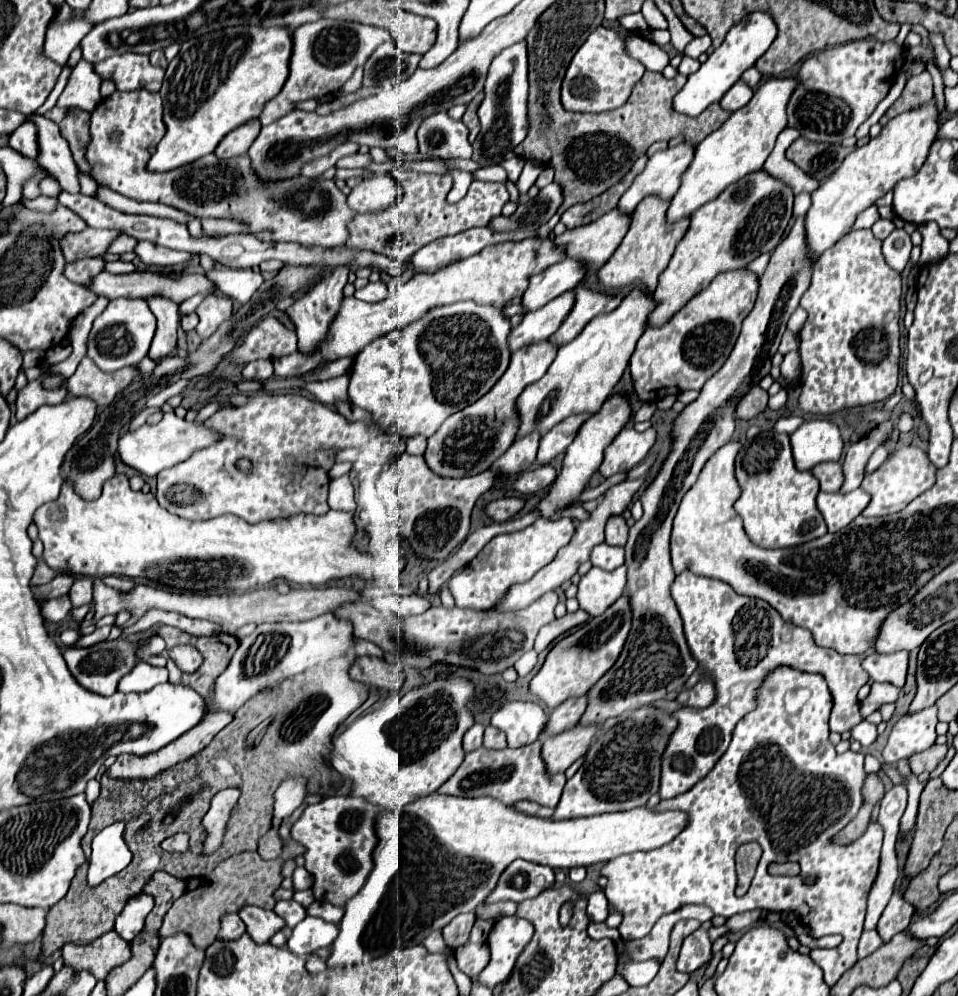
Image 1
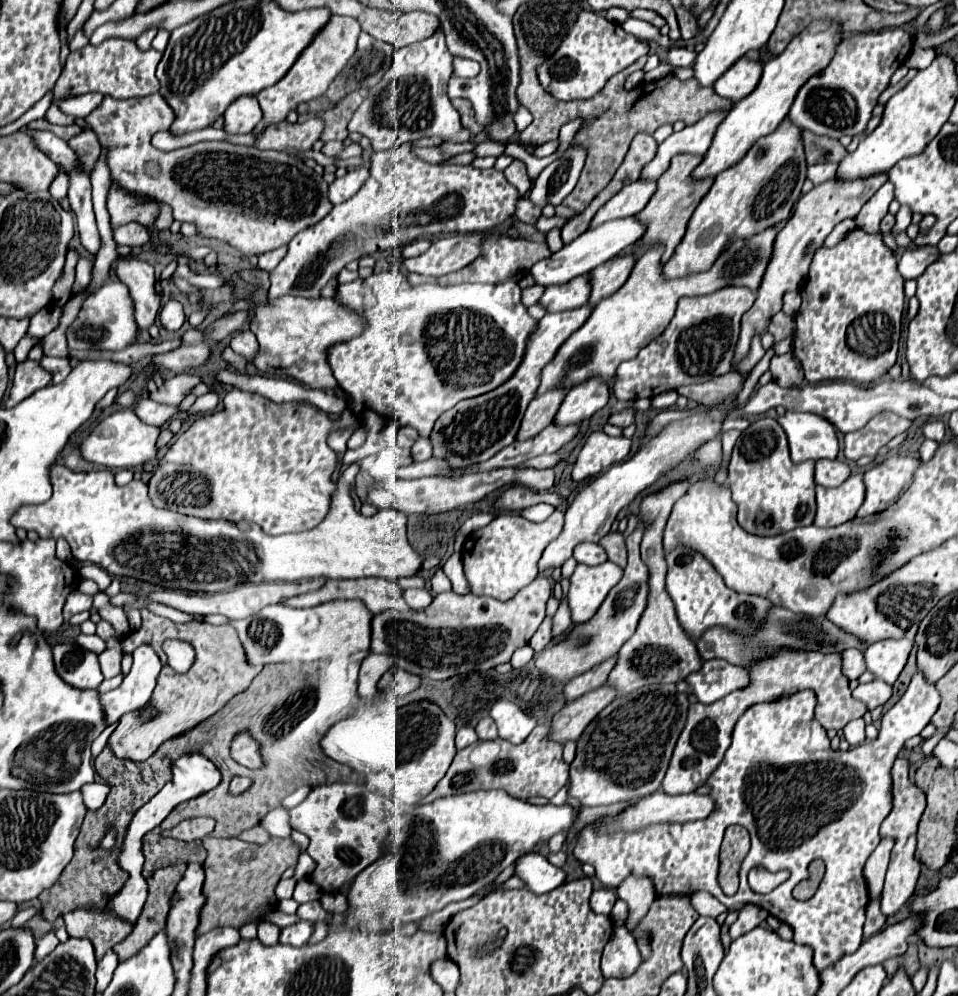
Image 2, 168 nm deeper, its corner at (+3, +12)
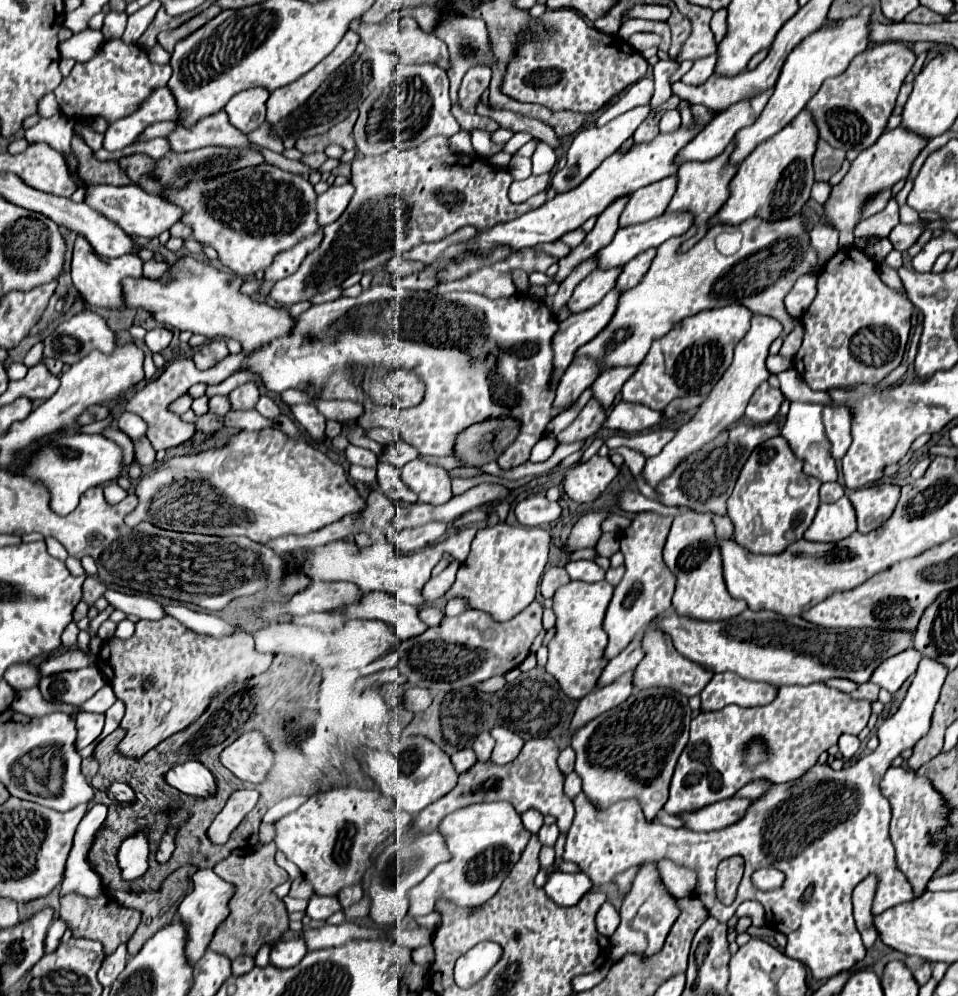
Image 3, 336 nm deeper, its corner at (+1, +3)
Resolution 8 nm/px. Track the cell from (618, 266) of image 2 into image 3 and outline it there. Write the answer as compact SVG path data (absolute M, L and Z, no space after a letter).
M647 250L643 254L635 256L635 260L627 262L621 268L621 274L619 274L617 282L615 282L615 290L623 292L623 290L629 290L635 284L639 284L639 280L643 278L643 274L649 270L649 264L651 264L653 258L655 258L655 250Z

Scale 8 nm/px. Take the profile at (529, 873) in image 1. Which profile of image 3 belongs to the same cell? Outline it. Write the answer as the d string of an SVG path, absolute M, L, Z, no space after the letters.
M553 870L543 886L545 894L559 906L573 906L581 900L583 894L591 890L591 880L587 874L565 874L561 870Z

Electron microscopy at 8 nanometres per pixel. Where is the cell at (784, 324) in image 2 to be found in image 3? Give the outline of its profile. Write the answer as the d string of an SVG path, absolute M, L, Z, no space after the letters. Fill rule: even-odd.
M755 218L739 226L713 226L691 250L677 254L677 248L685 238L687 234L671 238L657 248L657 256L653 258L643 280L635 288L621 294L611 322L593 340L583 344L575 352L575 358L589 356L601 366L601 370L637 366L643 362L653 340L665 336L679 320L701 310L727 304L747 306L747 302L763 302L765 314L783 324L781 336L785 338L791 332L797 320L783 310L783 298L801 274L819 268L803 218L787 218L779 222L763 222ZM731 230L743 232L743 244L737 254L723 256L715 248L715 238L719 232Z

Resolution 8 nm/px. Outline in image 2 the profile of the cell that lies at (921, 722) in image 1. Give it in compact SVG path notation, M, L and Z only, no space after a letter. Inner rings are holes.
M917 671L903 693L903 697L881 717L879 737L875 741L865 741L849 751L833 751L829 745L829 737L825 729L813 719L815 699L813 691L799 691L789 699L777 703L759 703L753 705L735 725L731 747L725 753L723 763L709 777L707 785L711 787L711 797L717 803L717 811L709 815L709 819L693 821L693 823L659 823L637 829L633 833L617 831L617 833L601 833L593 825L585 827L575 843L573 855L581 863L589 863L595 867L595 877L603 881L605 887L617 887L625 877L649 877L657 893L671 895L681 893L689 895L695 891L707 891L715 899L719 899L725 907L733 907L737 903L753 903L763 907L769 915L787 923L793 929L793 941L799 945L809 945L815 951L813 965L817 971L835 963L841 955L855 953L863 941L863 923L865 923L865 907L867 907L867 885L861 875L865 861L879 845L881 835L879 827L883 819L891 811L891 783L889 771L897 753L909 737L915 737L923 731L923 727L931 721L931 715L939 707L939 691L935 683L929 683L921 671ZM729 825L741 825L751 835L749 855L741 863L741 883L739 891L733 897L727 897L717 883L719 869L719 847L723 841L723 833ZM823 859L825 861L825 877L811 901L795 901L791 891L793 887L807 879L809 861ZM763 865L769 871L787 869L791 877L773 889L767 895L755 893L747 885L749 869Z

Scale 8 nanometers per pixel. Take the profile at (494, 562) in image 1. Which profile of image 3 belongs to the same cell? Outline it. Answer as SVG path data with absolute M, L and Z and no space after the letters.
M497 524L477 532L467 560L459 566L455 584L447 590L453 596L465 596L475 610L489 612L497 622L511 620L537 596L553 538L543 528L525 528Z

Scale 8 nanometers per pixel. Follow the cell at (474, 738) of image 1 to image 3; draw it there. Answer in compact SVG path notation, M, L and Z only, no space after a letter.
M461 748L461 750L457 750L451 756L451 762L453 762L453 766L455 766L457 772L465 772L465 770L469 770L477 762L477 758L475 758L473 748Z

